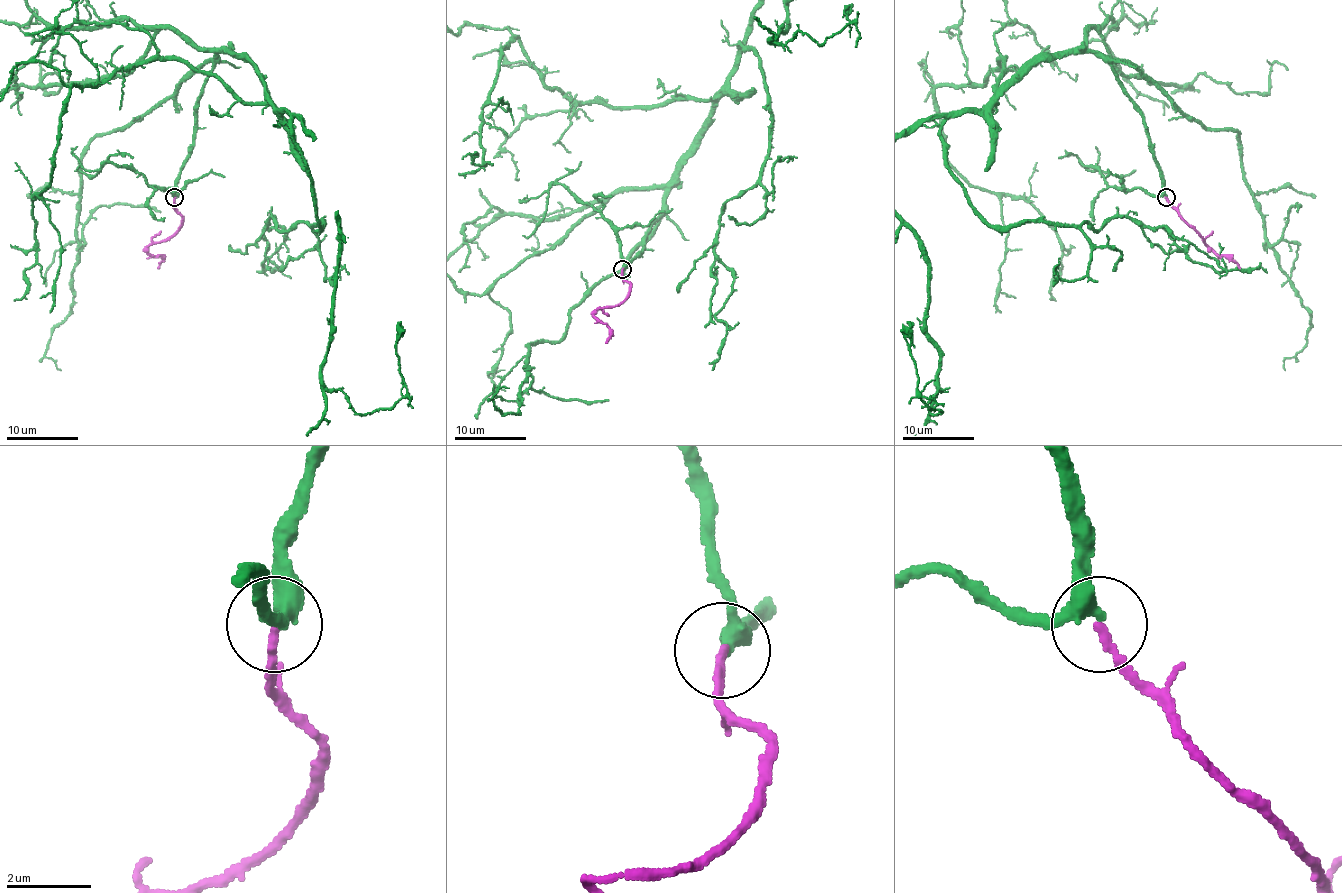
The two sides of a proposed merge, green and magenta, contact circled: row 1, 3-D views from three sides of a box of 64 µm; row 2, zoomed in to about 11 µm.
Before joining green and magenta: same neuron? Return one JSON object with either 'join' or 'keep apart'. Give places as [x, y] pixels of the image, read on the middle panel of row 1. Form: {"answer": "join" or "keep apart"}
{"answer": "join"}

